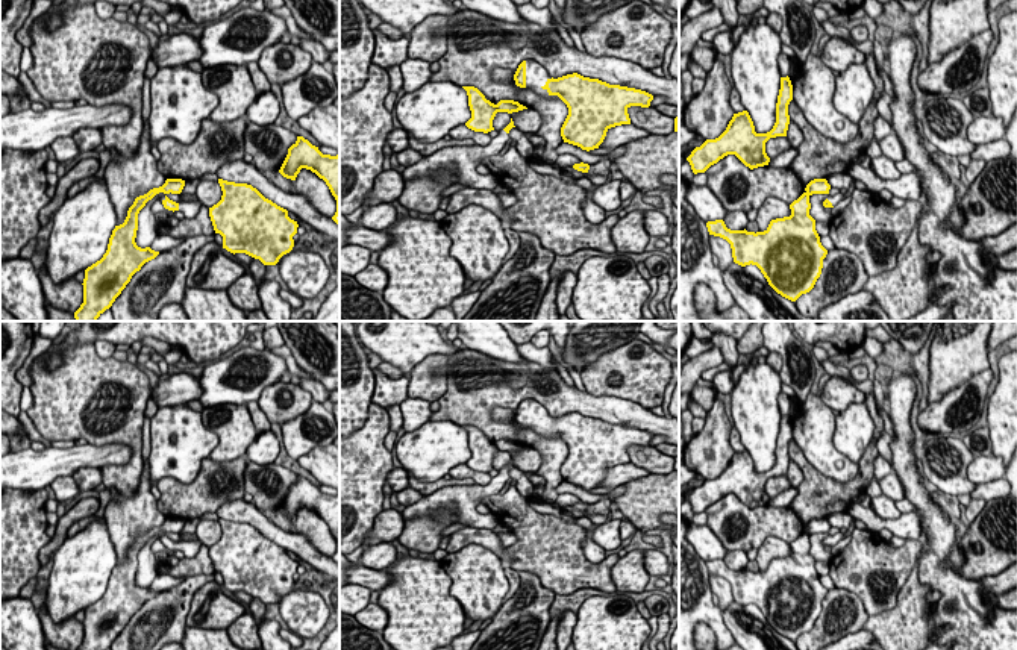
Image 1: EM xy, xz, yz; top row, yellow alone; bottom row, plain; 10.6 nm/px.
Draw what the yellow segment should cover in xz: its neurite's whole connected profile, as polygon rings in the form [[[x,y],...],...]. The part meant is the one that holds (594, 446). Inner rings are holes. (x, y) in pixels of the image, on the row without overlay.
[[[523,400],[515,414],[515,424],[541,436],[558,435],[568,447],[561,467],[564,482],[594,489],[603,482],[611,467],[631,464],[631,445],[649,447],[653,435],[627,426],[609,424],[577,412],[553,418],[537,400]]]

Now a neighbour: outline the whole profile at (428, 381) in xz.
[[[429,355],[409,373],[408,397],[438,402],[447,391],[447,355]]]

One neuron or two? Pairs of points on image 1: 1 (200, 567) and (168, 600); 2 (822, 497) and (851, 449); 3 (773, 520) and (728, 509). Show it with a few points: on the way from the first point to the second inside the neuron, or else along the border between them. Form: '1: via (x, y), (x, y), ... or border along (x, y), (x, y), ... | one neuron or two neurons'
1: border along (212, 573), (185, 578) | two neurons
2: border along (872, 440), (858, 464) | two neurons
3: via (763, 520), (751, 520), (738, 511) | one neuron

